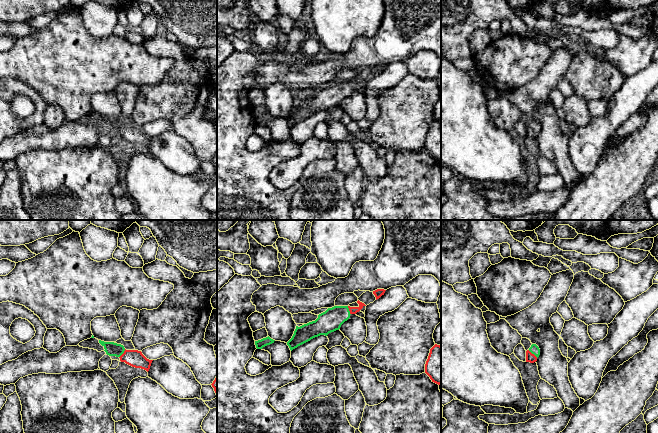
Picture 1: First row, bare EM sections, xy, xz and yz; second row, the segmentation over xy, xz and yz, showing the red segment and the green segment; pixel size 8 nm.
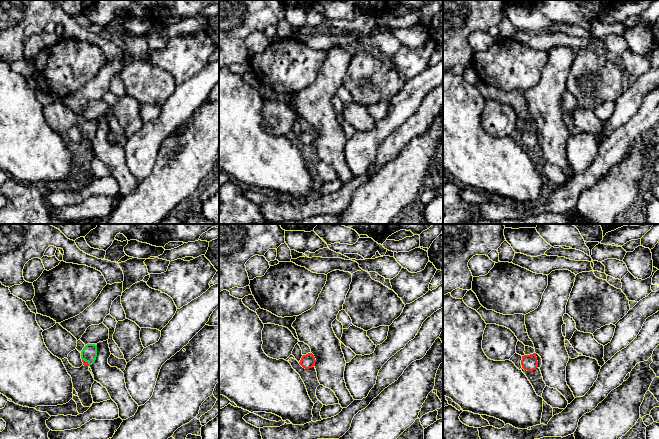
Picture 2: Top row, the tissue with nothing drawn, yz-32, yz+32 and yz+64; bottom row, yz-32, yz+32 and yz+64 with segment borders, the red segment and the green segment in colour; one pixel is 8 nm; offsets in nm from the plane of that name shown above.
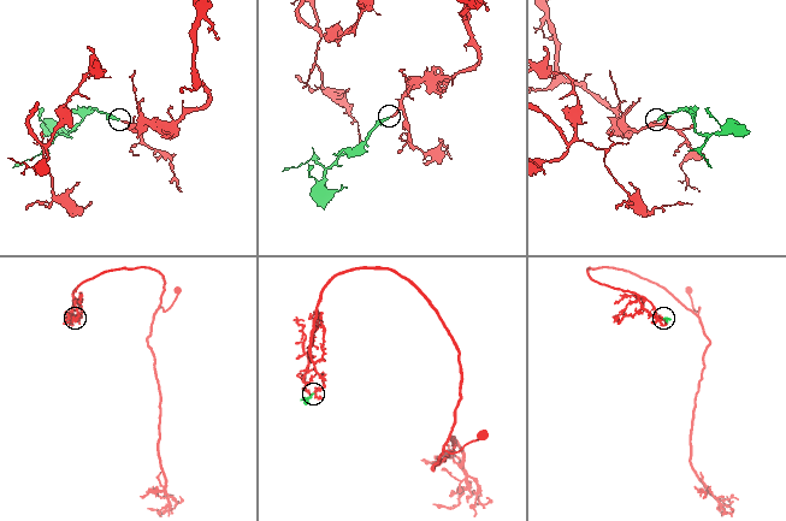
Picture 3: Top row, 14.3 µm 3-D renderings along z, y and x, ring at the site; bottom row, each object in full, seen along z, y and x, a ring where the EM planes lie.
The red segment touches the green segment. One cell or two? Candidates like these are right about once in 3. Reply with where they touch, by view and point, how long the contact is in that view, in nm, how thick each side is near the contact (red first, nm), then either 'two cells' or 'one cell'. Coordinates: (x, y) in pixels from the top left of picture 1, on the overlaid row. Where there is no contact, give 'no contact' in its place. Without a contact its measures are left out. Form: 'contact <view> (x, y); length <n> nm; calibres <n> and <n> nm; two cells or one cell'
contact yz (533, 354); length 100 nm; calibres 70 and 80 nm; one cell

